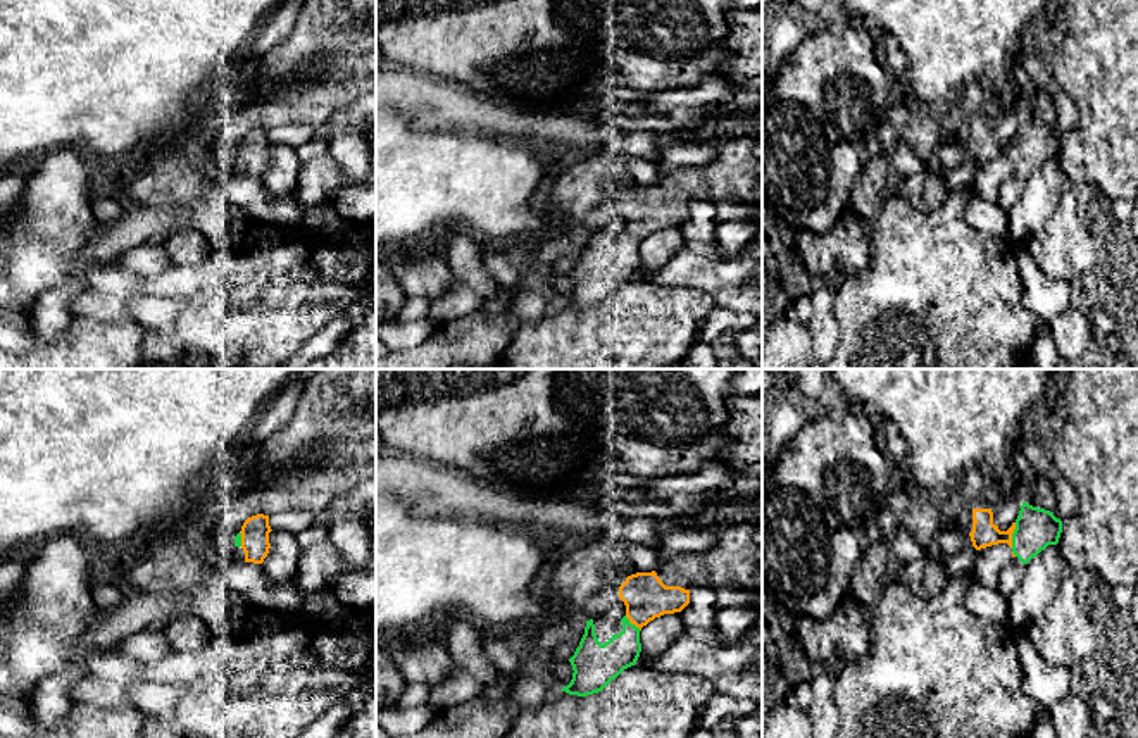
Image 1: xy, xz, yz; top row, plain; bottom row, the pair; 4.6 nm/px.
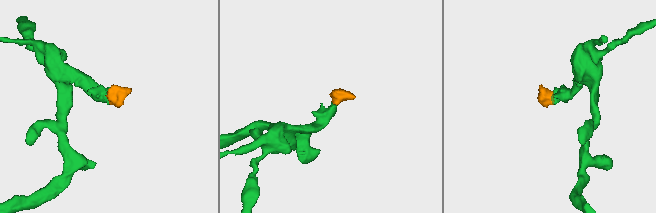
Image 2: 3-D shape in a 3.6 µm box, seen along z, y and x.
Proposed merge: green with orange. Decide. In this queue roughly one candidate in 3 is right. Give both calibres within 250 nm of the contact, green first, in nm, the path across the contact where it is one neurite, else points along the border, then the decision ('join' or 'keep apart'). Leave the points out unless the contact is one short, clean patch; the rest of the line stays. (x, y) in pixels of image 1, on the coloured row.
190 nm thick on the green side, 120 nm on the other; join

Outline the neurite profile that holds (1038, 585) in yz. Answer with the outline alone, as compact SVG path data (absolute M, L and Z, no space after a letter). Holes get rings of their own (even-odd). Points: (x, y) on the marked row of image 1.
M1048 545L1028 562L1017 588L1007 597L1007 626L1026 628L1054 598L1066 560L1057 545Z

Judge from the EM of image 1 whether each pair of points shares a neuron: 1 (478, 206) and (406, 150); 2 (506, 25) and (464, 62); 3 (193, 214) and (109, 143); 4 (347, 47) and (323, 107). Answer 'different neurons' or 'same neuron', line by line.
1: same neuron
2: same neuron
3: different neurons
4: same neuron

